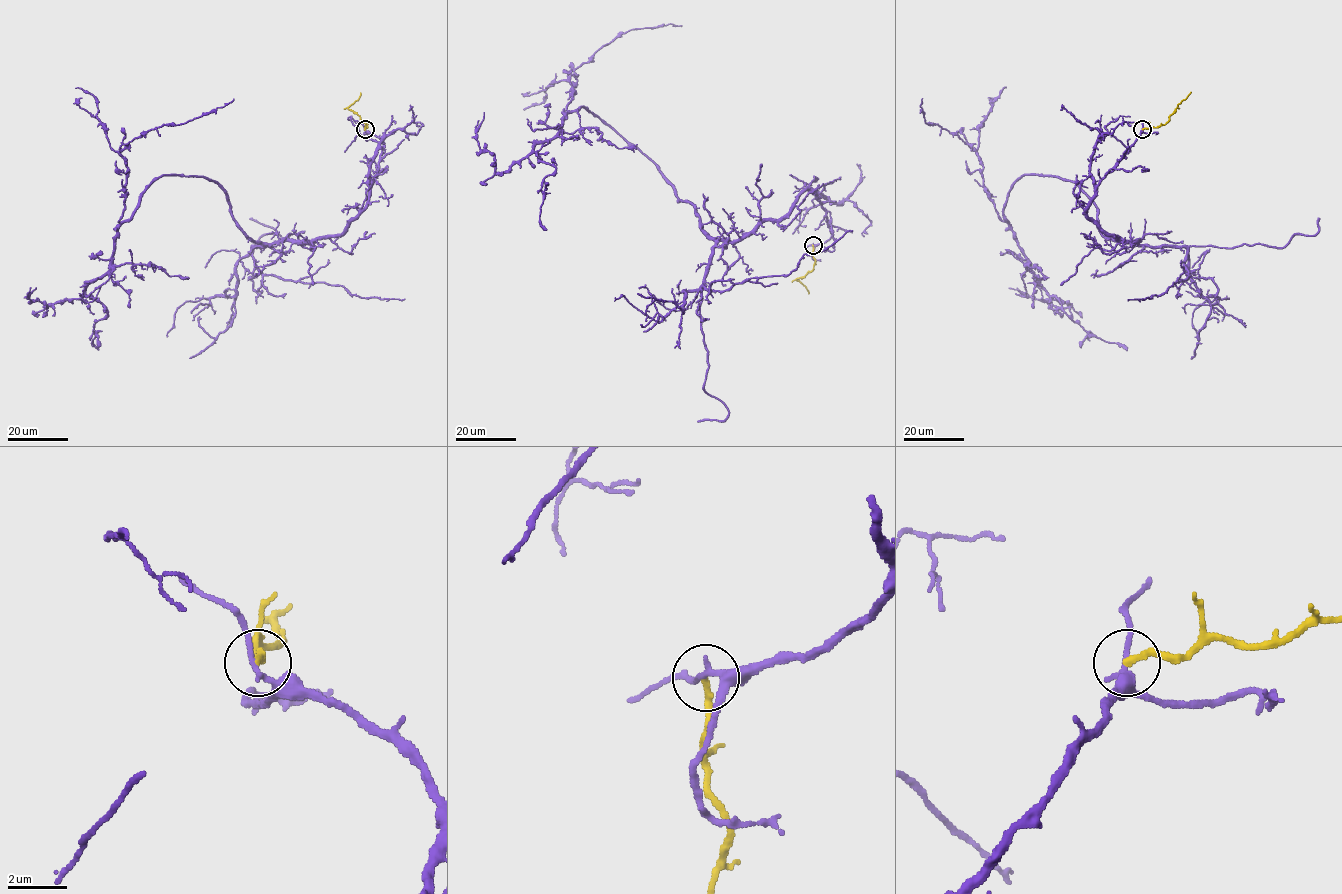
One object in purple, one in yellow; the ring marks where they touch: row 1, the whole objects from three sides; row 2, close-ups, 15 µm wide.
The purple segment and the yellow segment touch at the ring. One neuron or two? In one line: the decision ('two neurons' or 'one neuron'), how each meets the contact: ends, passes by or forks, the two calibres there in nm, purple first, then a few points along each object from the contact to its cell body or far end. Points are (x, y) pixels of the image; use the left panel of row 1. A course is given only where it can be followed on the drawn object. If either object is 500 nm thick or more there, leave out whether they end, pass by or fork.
two neurons | purple passes by | yellow ends | 170/240 nm | purple via (364, 129), (379, 172), (340, 234), (253, 240), (217, 183), (176, 175), (119, 222), (126, 144), (234, 99) | yellow via (364, 129), (365, 123), (348, 108), (358, 99), (361, 92)

